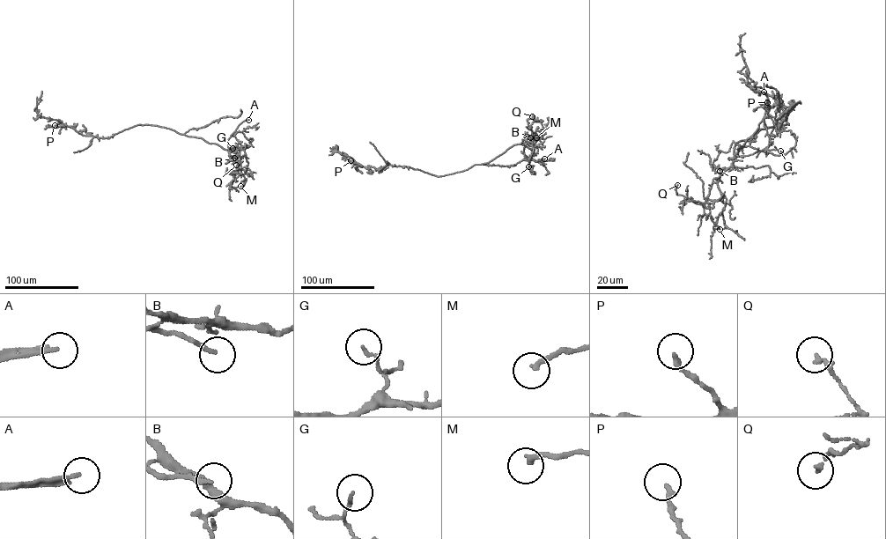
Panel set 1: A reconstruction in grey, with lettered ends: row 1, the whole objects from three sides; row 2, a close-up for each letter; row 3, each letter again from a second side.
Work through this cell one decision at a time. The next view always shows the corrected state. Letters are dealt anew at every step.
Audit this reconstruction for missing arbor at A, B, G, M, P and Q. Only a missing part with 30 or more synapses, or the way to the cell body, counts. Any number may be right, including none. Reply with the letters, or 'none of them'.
A

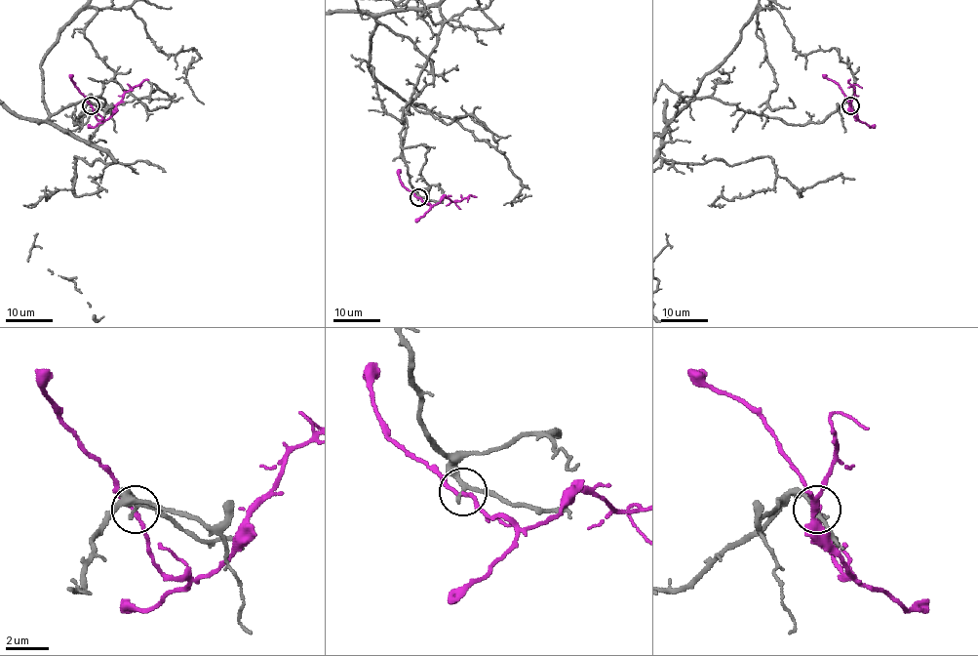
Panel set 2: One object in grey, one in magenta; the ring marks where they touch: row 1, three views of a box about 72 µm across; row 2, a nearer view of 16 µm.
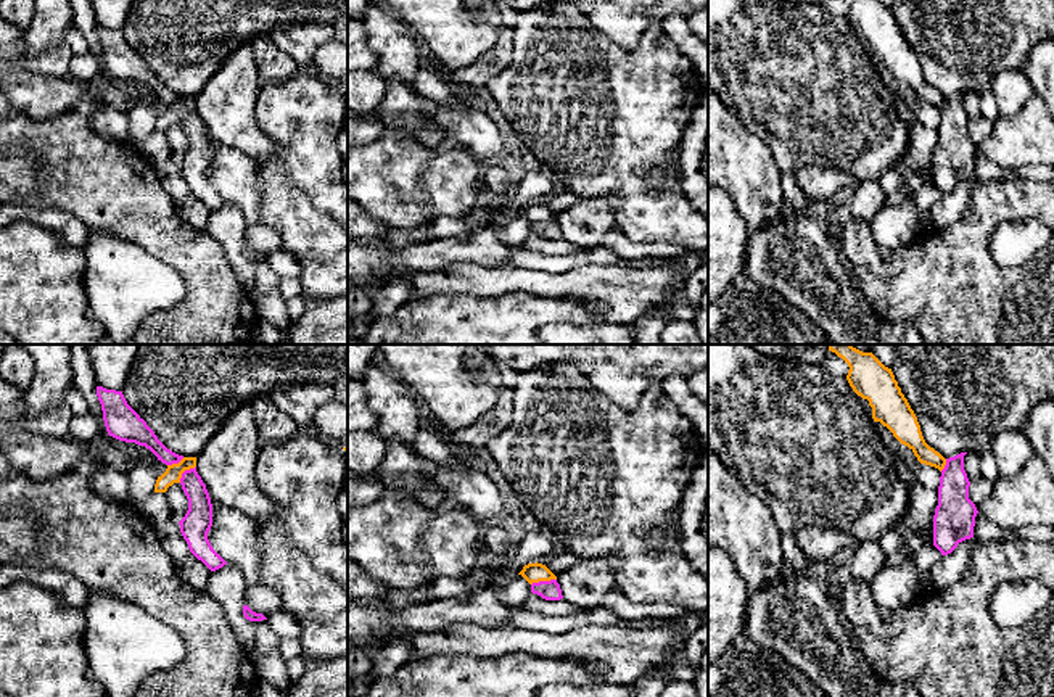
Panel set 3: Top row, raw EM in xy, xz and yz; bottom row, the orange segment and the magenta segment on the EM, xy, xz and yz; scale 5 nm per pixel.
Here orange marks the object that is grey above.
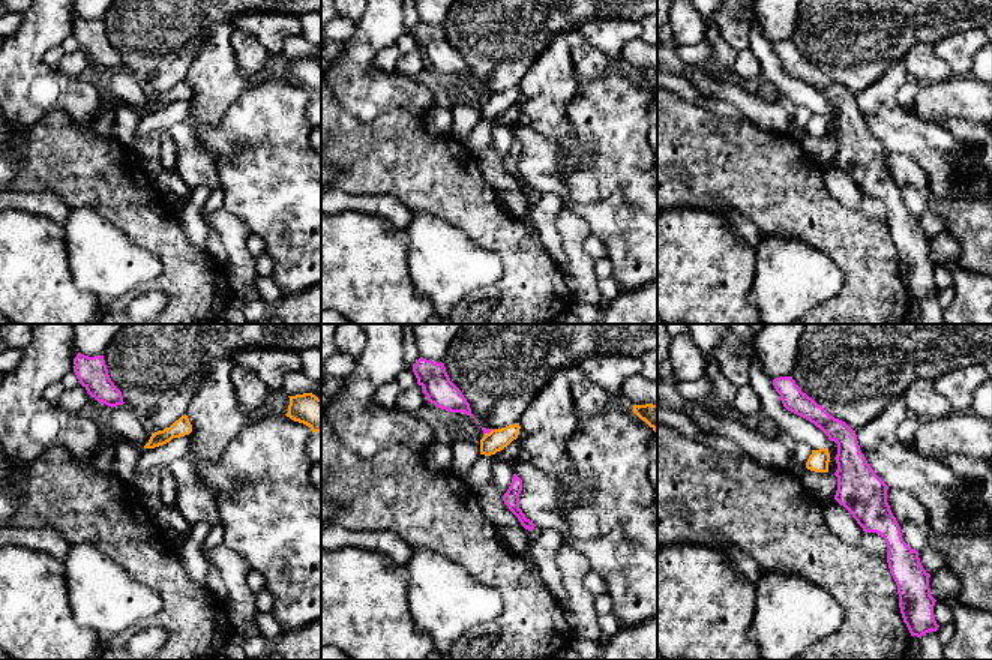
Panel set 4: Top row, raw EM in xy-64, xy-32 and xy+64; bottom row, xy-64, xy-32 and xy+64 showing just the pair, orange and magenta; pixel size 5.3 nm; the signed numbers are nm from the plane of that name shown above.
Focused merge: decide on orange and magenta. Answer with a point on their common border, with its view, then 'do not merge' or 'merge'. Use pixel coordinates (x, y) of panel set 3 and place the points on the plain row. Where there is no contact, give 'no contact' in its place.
meets orange in xz at (543, 219); do not merge

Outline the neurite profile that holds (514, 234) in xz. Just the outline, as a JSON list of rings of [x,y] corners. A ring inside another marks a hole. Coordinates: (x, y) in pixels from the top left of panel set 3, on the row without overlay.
[[[517,214],[508,224],[497,227],[488,225],[494,230],[496,237],[507,246],[507,248],[518,248],[528,240],[531,232],[531,224],[521,216]]]

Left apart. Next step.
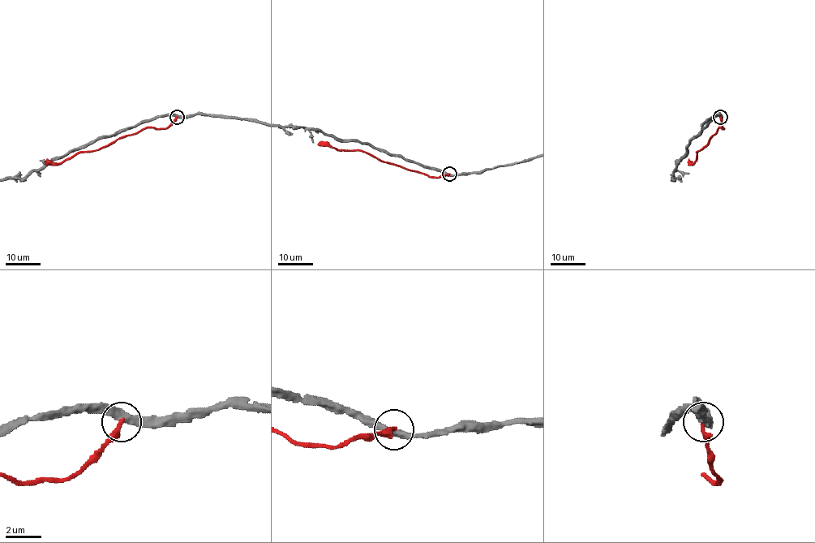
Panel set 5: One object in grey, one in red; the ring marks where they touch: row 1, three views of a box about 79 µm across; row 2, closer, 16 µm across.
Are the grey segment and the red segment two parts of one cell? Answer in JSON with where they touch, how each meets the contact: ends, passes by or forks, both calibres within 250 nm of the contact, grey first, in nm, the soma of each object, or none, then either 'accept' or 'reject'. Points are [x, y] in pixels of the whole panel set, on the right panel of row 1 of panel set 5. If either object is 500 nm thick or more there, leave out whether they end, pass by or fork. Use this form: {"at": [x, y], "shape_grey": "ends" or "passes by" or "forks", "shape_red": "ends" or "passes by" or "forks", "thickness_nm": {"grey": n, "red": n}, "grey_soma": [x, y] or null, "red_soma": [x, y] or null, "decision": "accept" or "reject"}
{"at": [720, 117], "shape_grey": "passes by", "shape_red": "ends", "thickness_nm": {"grey": 380, "red": 280}, "grey_soma": null, "red_soma": null, "decision": "reject"}

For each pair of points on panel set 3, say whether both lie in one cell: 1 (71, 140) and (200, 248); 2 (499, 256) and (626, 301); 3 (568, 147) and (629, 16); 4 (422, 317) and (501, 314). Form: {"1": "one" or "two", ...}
{"1": "one", "2": "two", "3": "two", "4": "one"}

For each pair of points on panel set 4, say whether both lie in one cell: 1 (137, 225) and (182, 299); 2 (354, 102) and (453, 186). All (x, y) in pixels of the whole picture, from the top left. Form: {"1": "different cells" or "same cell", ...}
{"1": "same cell", "2": "different cells"}

